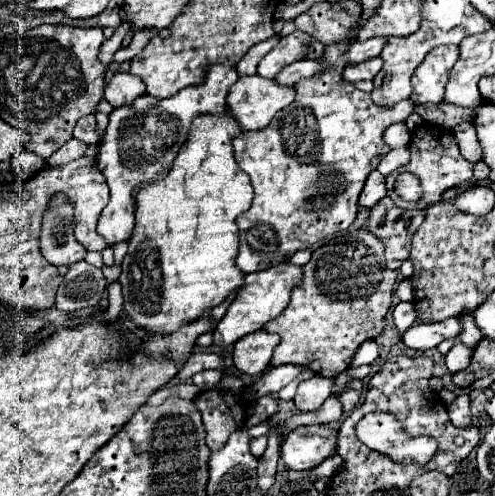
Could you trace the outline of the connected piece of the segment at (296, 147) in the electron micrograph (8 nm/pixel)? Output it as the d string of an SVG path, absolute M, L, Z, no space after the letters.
M348 40L342 42L342 44L336 44L336 46L326 46L324 58L330 62L330 68L322 70L322 72L316 74L314 78L304 78L304 80L296 82L296 84L294 84L294 88L296 88L296 98L294 98L294 102L292 102L286 110L282 110L280 114L276 114L276 116L272 118L272 122L270 122L266 128L254 130L254 132L252 132L252 130L244 130L244 132L240 132L240 134L232 140L236 162L238 162L238 166L240 166L240 170L244 170L244 172L250 176L252 186L254 186L254 200L252 200L252 206L250 206L248 212L244 212L242 216L238 216L238 222L236 222L238 228L240 228L240 232L238 232L238 234L240 234L240 252L238 252L238 256L236 256L236 266L238 266L244 274L256 272L256 270L266 270L266 268L270 268L270 266L274 266L274 264L280 264L280 262L284 262L290 254L294 254L294 252L298 252L298 250L306 250L306 248L314 246L316 242L324 240L326 236L332 236L332 234L336 234L336 232L346 230L346 228L354 222L354 218L356 218L356 212L358 212L358 196L360 196L360 192L362 192L362 186L364 186L364 182L366 182L366 176L368 176L368 174L380 164L380 160L390 152L390 148L388 148L388 146L384 144L384 140L382 140L382 132L384 132L390 124L406 120L406 118L410 116L410 112L412 112L414 102L412 102L410 98L408 98L408 100L402 100L402 102L396 104L394 108L380 108L380 106L376 106L376 104L372 102L370 94L358 90L354 84L344 82L344 78L342 78L342 70L344 70L344 58L342 58L342 54L344 54L346 46L348 46Z

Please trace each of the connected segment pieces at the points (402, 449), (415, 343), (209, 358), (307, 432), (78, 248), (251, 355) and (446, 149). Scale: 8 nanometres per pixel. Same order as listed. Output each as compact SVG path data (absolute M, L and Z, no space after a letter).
M388 412L366 414L360 420L360 440L378 452L388 454L396 462L426 464L436 452L436 440L428 436L410 438L402 432L396 416Z
M448 318L442 322L430 322L430 324L414 324L410 326L404 336L402 342L408 348L416 348L416 350L428 350L428 348L436 348L442 340L458 340L462 332L462 322L460 318Z
M192 352L190 358L186 360L184 368L178 372L178 378L180 378L180 380L186 380L186 378L192 378L196 372L202 372L202 370L208 370L208 368L224 370L224 358L222 358L220 354Z
M298 426L282 440L282 460L292 470L310 470L334 454L336 436L332 426Z
M52 198L52 204L48 212L44 214L42 222L42 236L40 236L40 250L42 256L58 264L74 264L78 260L84 260L86 248L78 242L74 242L74 220L70 218L70 202L66 198Z
M262 330L246 334L234 344L234 366L248 376L260 376L270 364L272 352L278 342L280 338L276 334Z
M434 124L427 127L431 130L416 130L412 134L412 140L408 146L412 152L412 160L398 170L398 174L402 174L402 172L414 174L422 186L422 198L416 202L406 202L404 208L428 208L430 204L438 202L440 196L448 188L462 184L462 182L472 178L472 164L460 156L460 150L458 150L458 144L456 144L456 138L452 136L452 132L443 130Z

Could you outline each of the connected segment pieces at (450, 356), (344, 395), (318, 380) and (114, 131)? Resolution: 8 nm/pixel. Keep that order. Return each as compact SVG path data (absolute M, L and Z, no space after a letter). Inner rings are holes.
M456 344L456 346L452 346L450 352L446 354L446 366L448 366L448 370L450 370L452 374L464 370L464 368L470 364L472 352L474 352L474 346L466 346L466 344Z
M354 380L354 382L350 382L344 390L340 390L340 388L334 386L334 392L340 394L340 400L342 400L342 408L344 408L344 412L352 412L352 410L360 404L360 398L362 398L362 392L364 392L364 386L362 386L362 380Z
M314 374L310 380L298 384L294 404L298 412L314 412L332 394L332 380Z
M212 66L206 80L200 86L182 88L178 94L158 100L148 94L136 98L132 106L114 108L106 128L106 136L98 146L98 168L106 176L110 188L110 202L98 218L98 234L112 246L116 242L128 240L134 228L134 194L140 186L150 184L158 174L168 172L170 164L188 136L190 122L194 114L222 114L226 110L226 96L230 86L238 80L234 66Z

